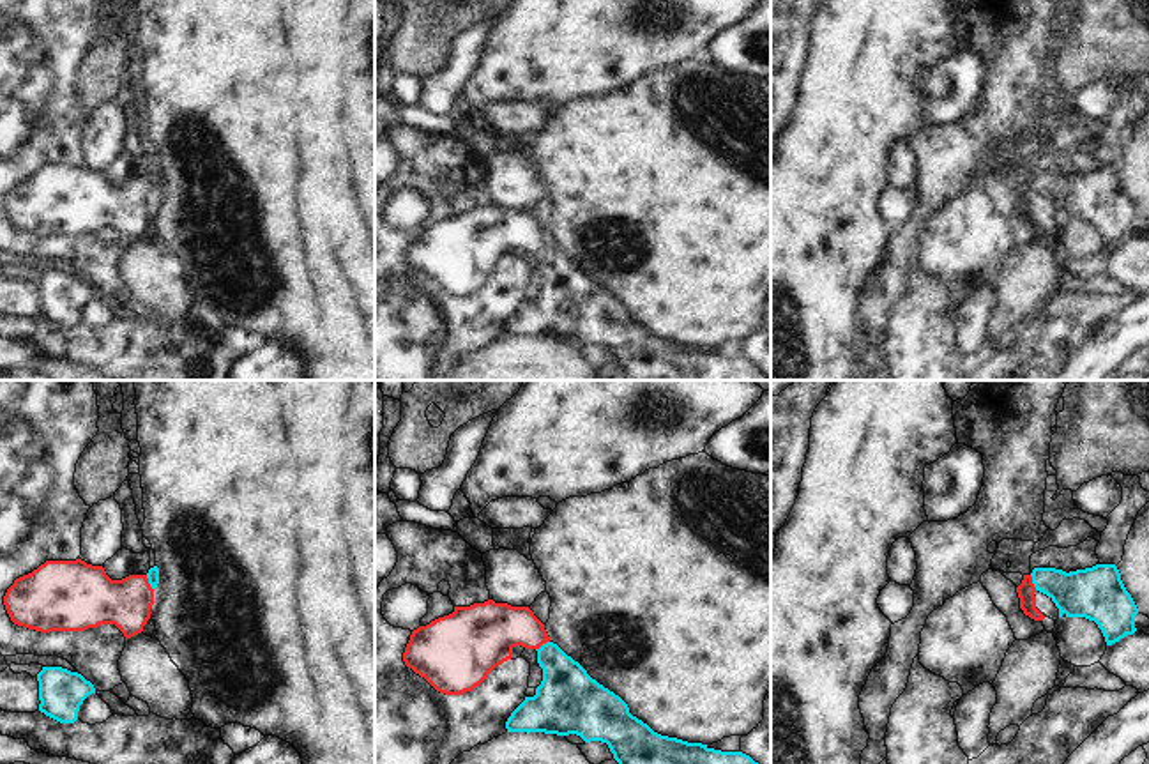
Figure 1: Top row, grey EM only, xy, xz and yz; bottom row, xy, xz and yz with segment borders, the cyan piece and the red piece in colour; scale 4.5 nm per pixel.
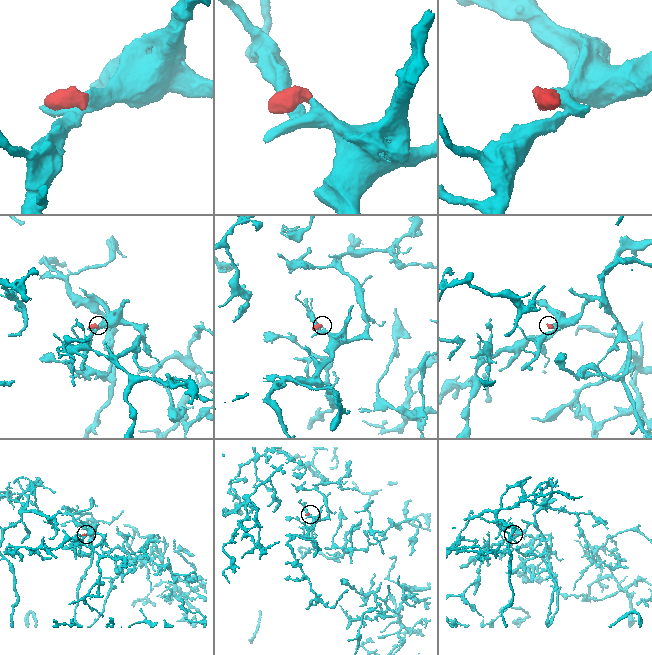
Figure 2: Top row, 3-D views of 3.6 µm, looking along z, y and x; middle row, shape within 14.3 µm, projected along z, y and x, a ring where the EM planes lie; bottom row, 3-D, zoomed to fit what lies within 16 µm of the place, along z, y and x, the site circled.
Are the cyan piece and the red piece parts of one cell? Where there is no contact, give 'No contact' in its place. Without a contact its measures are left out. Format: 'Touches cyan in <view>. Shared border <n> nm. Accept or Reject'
Touches cyan in xy. Shared border 80 nm. Accept

